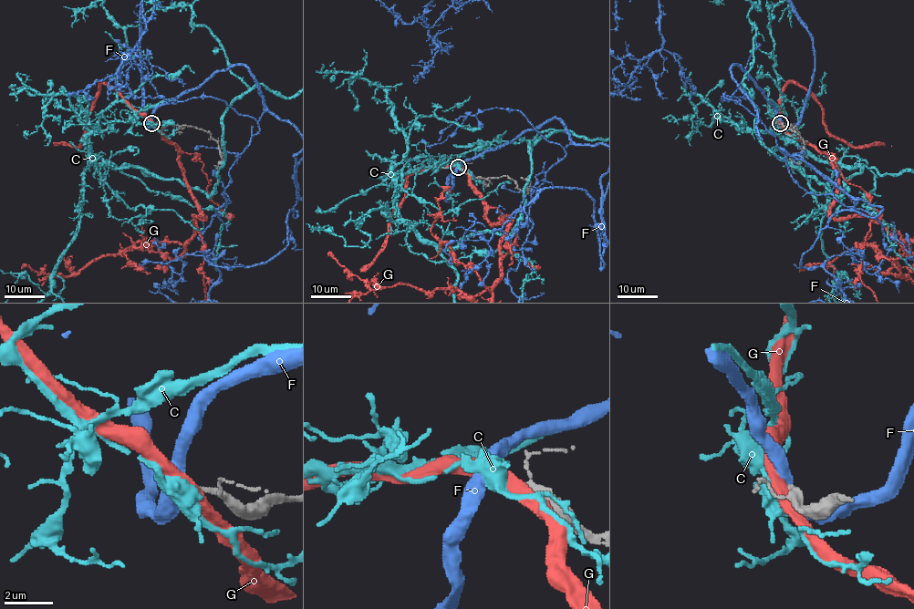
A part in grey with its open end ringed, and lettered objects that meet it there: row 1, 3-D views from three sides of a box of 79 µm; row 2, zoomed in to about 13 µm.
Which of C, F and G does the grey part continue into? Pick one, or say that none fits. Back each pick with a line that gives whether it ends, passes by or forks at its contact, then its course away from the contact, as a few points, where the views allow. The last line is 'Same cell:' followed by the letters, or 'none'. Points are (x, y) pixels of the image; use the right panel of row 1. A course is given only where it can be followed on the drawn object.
Same cell: none

